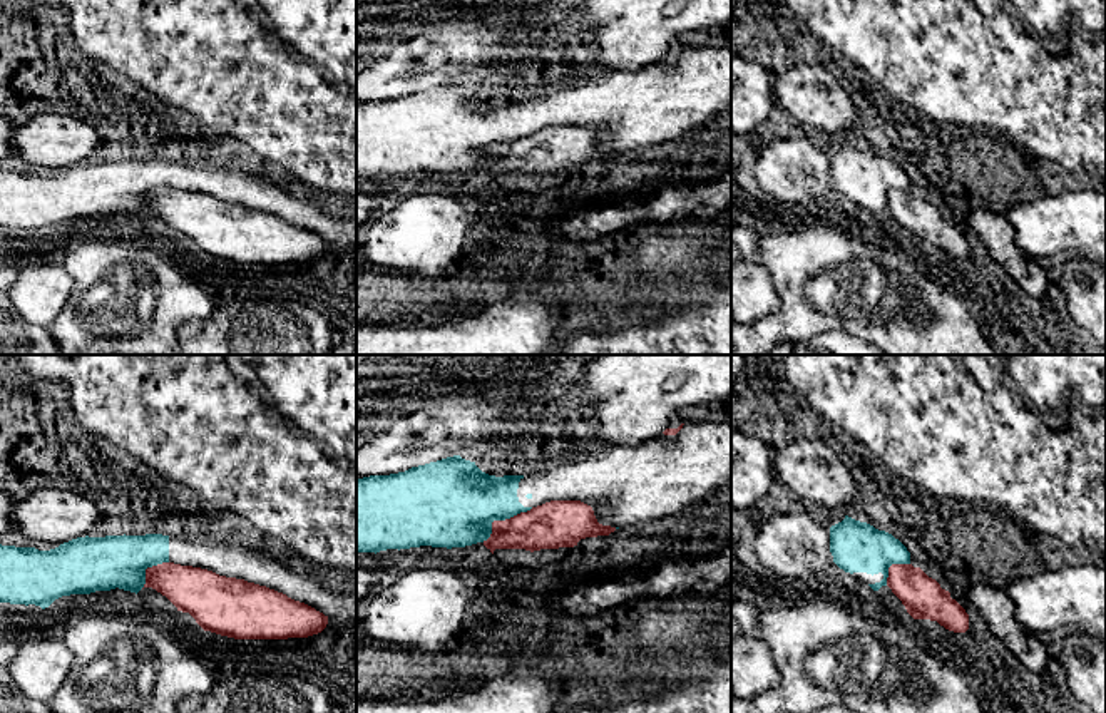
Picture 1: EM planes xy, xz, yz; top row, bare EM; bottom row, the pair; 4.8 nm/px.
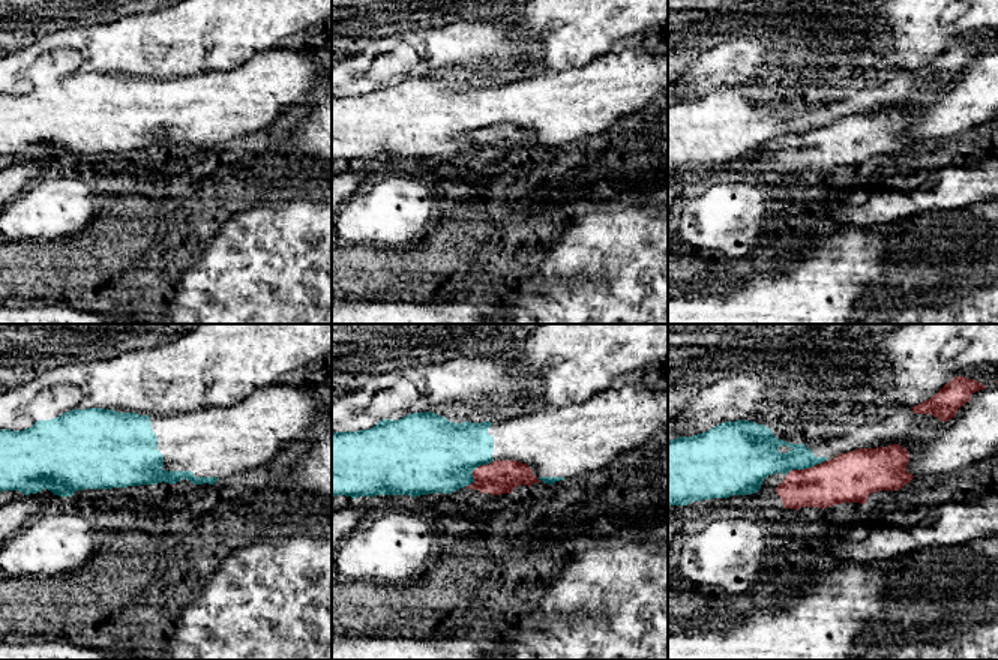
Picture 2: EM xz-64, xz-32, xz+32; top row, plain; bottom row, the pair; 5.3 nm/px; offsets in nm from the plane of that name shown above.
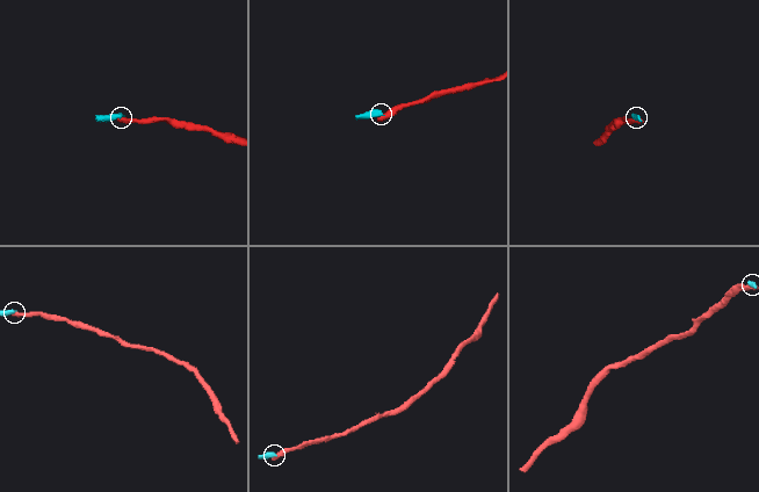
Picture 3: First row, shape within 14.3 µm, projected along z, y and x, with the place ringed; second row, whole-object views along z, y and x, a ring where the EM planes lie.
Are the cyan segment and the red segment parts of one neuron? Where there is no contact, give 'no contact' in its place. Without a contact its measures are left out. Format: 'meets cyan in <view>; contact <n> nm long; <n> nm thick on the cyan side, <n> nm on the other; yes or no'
meets cyan in xz; contact 300 nm long; 400 nm thick on the cyan side, 220 nm on the other; no

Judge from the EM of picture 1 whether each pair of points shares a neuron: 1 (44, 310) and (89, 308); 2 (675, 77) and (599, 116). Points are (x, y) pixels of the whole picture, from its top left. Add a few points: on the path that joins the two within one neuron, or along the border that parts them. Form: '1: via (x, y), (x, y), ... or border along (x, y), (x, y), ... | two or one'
1: border along (67, 271), (72, 278), (72, 292), (47, 328) | two
2: via (656, 96), (645, 107), (618, 109) | one

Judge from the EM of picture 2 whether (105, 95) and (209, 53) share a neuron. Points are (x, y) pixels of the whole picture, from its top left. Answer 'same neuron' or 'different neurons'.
different neurons

